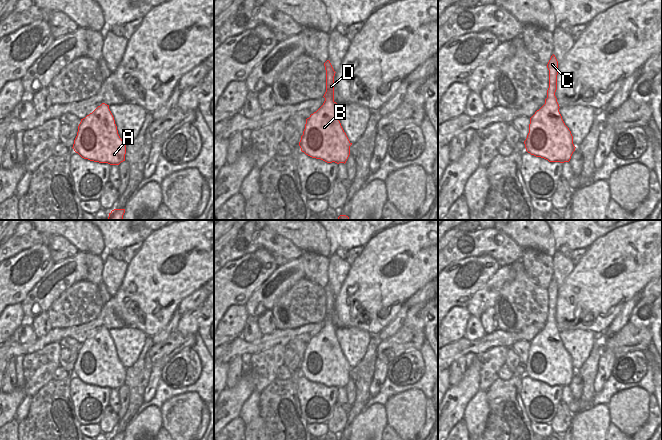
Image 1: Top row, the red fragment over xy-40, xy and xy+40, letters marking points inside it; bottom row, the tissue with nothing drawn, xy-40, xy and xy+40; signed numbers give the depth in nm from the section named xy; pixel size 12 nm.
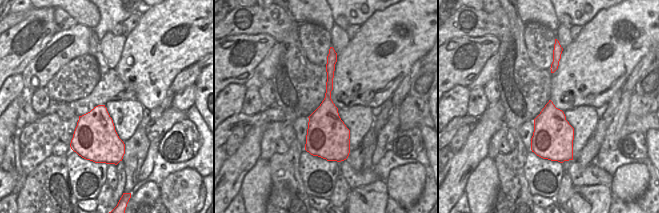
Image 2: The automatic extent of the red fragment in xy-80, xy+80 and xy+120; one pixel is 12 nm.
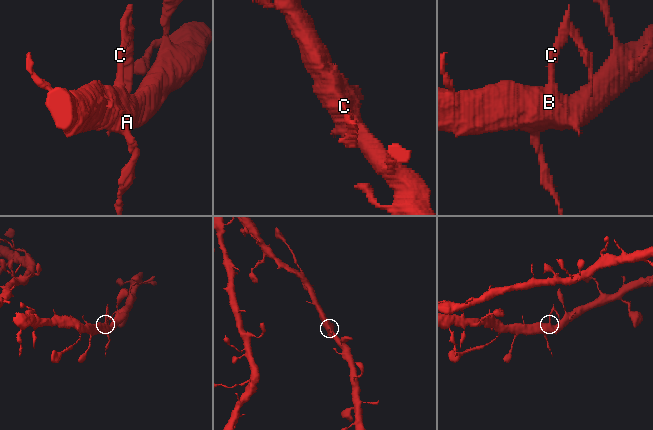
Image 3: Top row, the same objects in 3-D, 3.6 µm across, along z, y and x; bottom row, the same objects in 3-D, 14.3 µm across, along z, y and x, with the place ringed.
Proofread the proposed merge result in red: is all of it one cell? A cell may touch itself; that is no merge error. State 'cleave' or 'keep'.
cleave

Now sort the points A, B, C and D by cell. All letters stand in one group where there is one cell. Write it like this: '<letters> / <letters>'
A B / C D

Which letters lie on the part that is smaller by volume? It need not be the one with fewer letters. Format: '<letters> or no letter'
C, D

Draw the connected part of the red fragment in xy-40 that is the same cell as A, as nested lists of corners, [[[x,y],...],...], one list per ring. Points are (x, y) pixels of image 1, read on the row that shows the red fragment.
[[[102,103],[81,119],[72,148],[94,162],[119,165],[125,161],[126,144],[118,134],[109,105]]]

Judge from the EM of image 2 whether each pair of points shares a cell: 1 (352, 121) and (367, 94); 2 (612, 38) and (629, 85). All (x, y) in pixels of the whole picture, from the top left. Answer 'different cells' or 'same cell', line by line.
1: different cells
2: different cells

